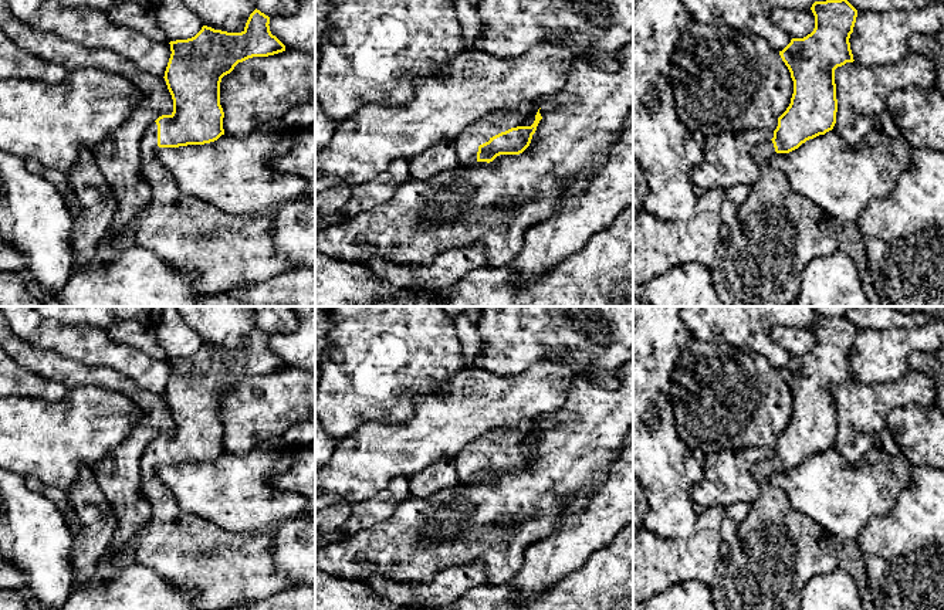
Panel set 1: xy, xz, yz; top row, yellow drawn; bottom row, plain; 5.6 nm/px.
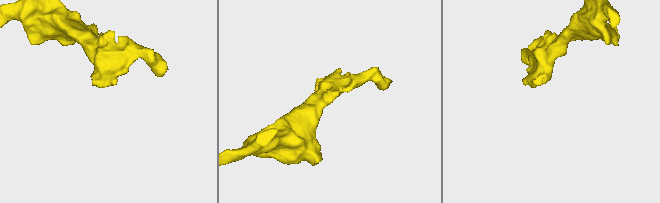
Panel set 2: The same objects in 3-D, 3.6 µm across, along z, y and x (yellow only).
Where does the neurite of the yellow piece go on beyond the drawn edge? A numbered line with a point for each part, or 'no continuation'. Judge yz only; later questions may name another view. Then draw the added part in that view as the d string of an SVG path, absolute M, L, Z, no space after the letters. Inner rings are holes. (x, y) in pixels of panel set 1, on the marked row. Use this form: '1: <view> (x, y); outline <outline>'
1: yz (777, 233); outline M772 140L752 149L759 179L750 187L747 200L732 223L723 230L715 264L710 270L718 298L728 306L786 306L801 289L803 268L818 257L838 251L833 217L791 189L785 174L772 166Z

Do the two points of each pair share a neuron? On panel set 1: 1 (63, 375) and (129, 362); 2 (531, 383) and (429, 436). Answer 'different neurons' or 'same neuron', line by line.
1: different neurons
2: same neuron

